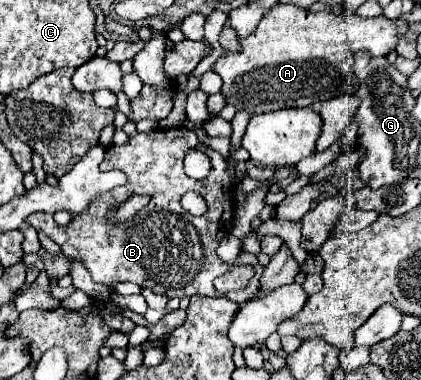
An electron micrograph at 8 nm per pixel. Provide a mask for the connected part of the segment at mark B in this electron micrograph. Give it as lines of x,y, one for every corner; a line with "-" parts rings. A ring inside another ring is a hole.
178,127
178,129
156,129
156,131
150,131
150,133
138,133
138,135
132,135
128,139
128,143
124,143
124,145
110,145
106,149
104,161
100,163
100,169
102,171
112,171
112,169
124,171
128,175
128,185
116,187
110,193
104,193
102,197
96,197
88,205
86,213
80,213
78,217
74,217
66,227
56,225
56,221
48,213
34,213
26,219
26,223
32,225
36,231
44,231
44,233
52,231
52,241
60,245
62,253
72,261
80,261
90,271
92,281
96,281
96,283
114,285
118,281
130,281
130,283
136,283
140,287
150,287
154,293
164,295
168,299
170,297
182,299
182,297
192,297
192,295
218,297
218,291
214,289
212,281
234,267
234,265
228,265
228,263
220,261
218,255
216,255
218,237
222,241
222,237
226,237
226,231
230,233
232,217
234,217
234,183
226,173
228,171
226,159
218,151
204,147
190,129
-
190,149
198,149
198,151
206,153
212,161
210,175
204,177
202,181
192,179
184,173
182,161
184,161
186,151
190,151
-
188,191
199,192
204,197
206,207
208,207
206,215
194,217
194,215
190,215
182,209
180,203
182,195
188,193
-
130,195
152,195
152,199
146,207
142,207
136,213
136,221
130,219
130,221
124,221
124,223
118,223
118,225
110,223
108,221
110,205
122,203

